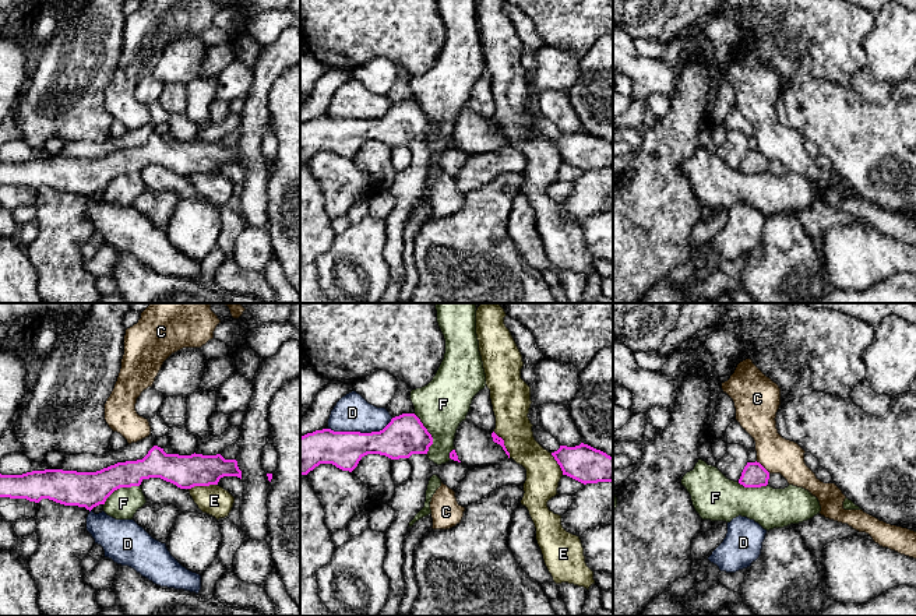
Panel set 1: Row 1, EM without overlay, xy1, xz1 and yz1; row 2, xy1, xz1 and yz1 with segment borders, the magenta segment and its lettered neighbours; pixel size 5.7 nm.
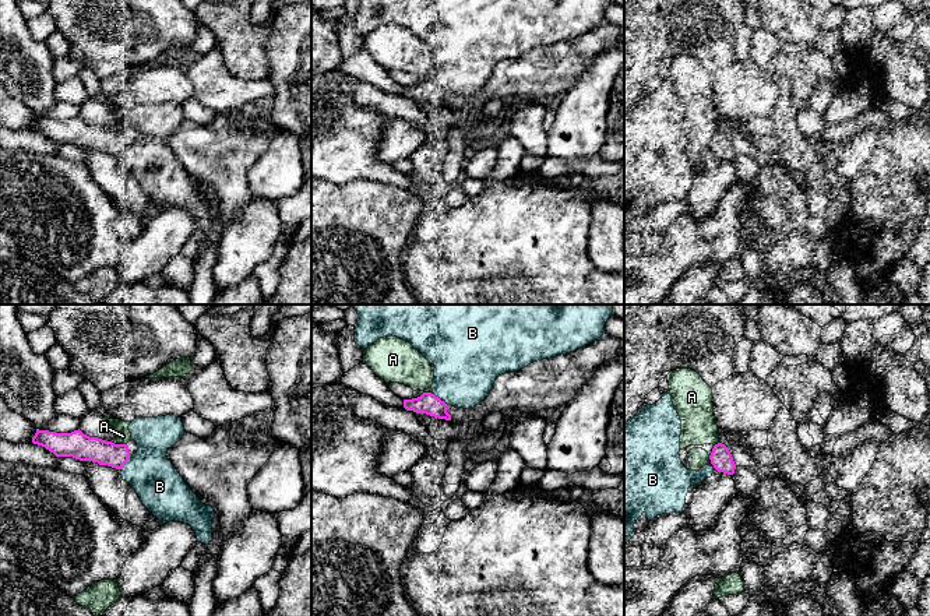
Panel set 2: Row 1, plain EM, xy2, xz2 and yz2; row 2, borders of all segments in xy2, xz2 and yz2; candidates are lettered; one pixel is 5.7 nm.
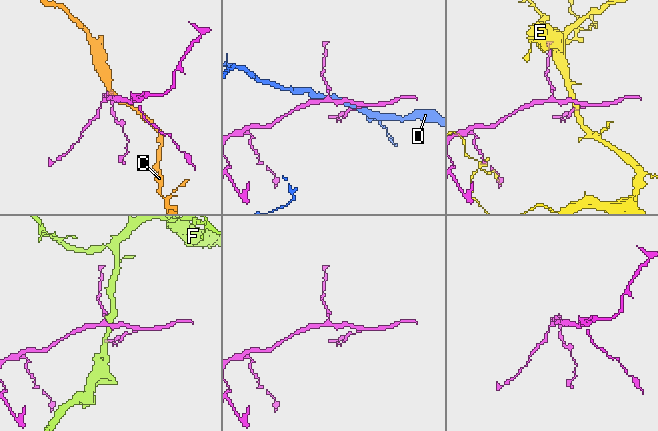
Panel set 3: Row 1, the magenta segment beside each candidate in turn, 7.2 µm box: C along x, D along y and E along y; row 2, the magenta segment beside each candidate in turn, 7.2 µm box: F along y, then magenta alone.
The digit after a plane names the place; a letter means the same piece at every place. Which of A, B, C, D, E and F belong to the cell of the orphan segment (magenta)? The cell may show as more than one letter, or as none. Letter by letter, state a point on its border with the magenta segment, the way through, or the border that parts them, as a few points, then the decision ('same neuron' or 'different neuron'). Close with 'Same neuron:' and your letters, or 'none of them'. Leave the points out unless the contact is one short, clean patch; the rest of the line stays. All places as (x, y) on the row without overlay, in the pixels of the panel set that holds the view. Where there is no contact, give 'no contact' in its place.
A: xy2 (119, 132) | along xy2 (111, 129), (126, 132) | different neuron
B: xz2 (439, 85) | different neuron
C: yz1 (761, 152) | along yz1 (756, 148), (770, 159) | different neuron
D: xz1 (359, 119) | different neuron
E: xy1 (203, 172) | along xy1 (217, 171), (194, 172), (189, 176) | different neuron
F: xz1 (430, 122) | along xz1 (414, 101), (432, 125), (432, 132), (426, 141) | different neuron
Same neuron: none of them

